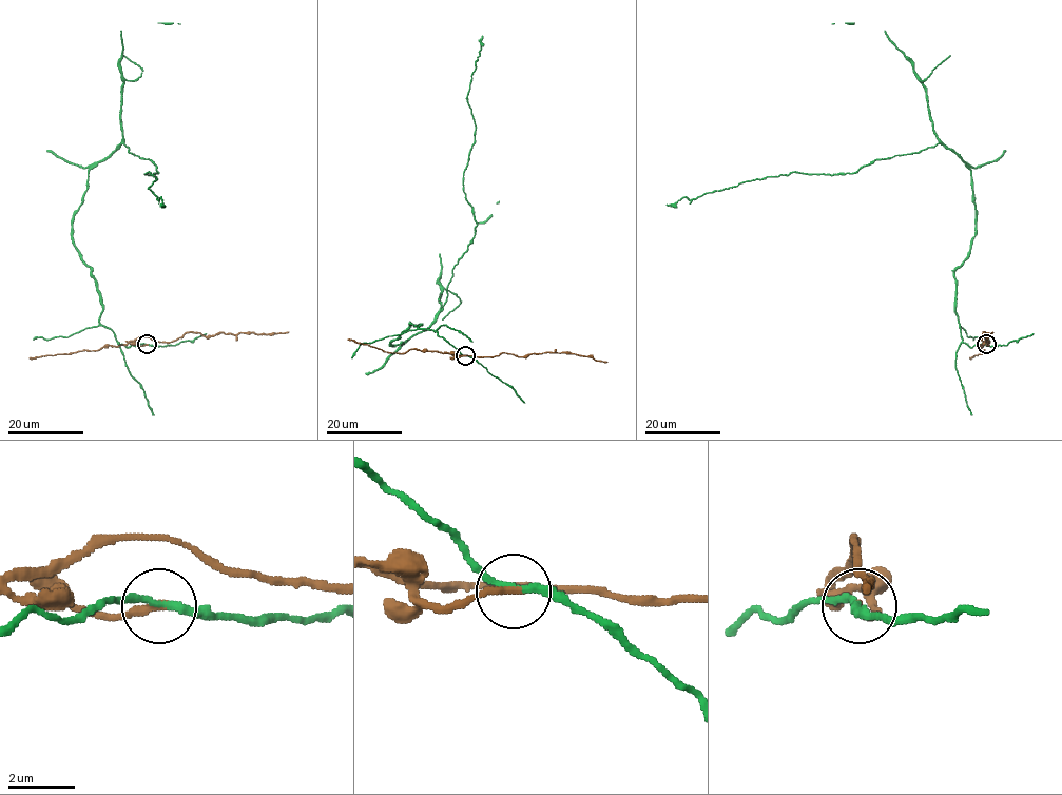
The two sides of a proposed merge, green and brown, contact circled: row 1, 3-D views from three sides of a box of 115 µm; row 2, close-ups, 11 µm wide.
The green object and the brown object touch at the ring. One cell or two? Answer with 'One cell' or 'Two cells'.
Two cells

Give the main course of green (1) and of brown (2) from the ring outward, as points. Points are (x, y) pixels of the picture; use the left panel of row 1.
1: (147, 345), (121, 345), (99, 321), (73, 214), (88, 172), (122, 143), (156, 166), (145, 174), (163, 205)
2: (147, 345), (139, 346), (135, 341), (150, 337), (172, 342), (187, 332), (209, 336), (220, 332), (289, 331)

